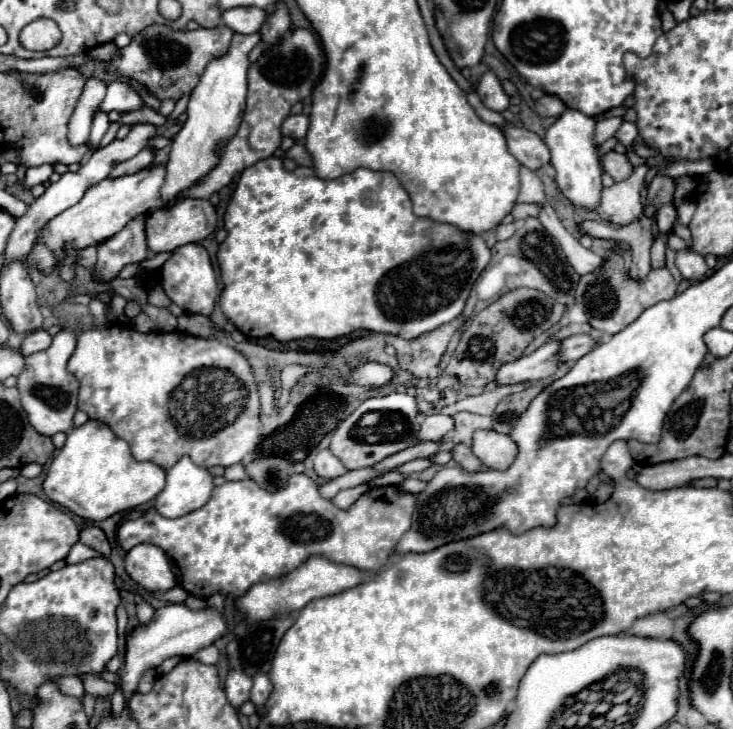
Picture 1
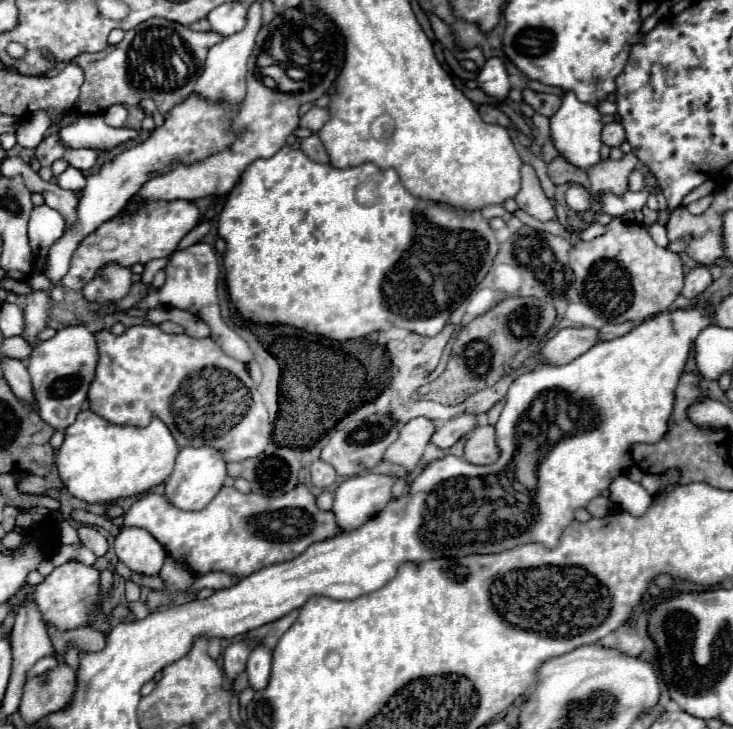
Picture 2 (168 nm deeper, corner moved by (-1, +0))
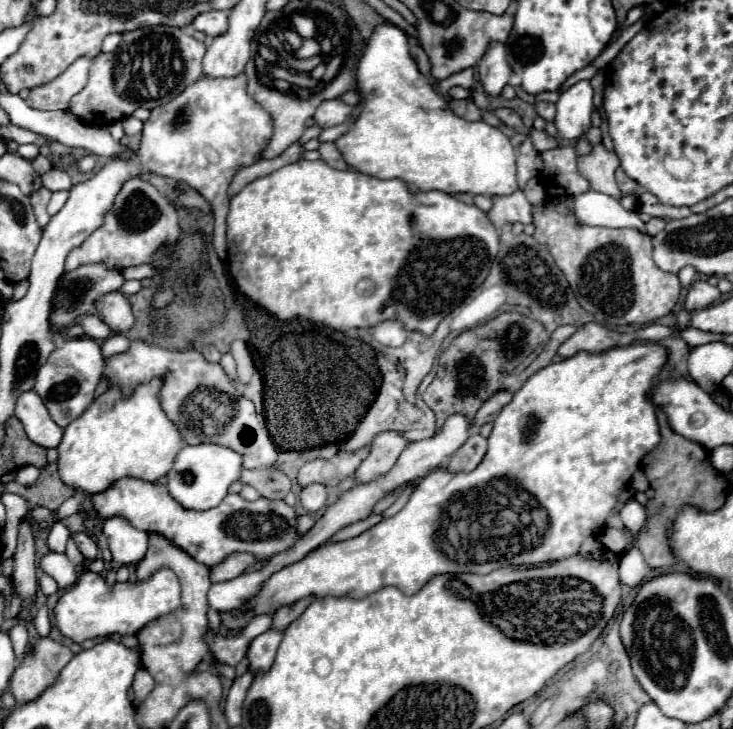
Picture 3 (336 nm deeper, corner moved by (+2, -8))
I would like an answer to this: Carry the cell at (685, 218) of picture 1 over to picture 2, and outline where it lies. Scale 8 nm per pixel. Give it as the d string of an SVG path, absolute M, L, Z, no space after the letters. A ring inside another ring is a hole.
M706 195L706 197L702 197L702 199L698 199L698 201L692 201L686 209L692 213L692 215L702 215L708 207L710 207L710 203L712 203L712 199L714 199L714 195Z

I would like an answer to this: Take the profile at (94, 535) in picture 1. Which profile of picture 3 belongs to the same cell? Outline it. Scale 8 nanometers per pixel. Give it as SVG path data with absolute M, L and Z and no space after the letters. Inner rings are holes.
M75 533L73 535L75 545L79 547L79 551L87 557L87 559L95 559L97 557L97 543L87 535L87 533Z

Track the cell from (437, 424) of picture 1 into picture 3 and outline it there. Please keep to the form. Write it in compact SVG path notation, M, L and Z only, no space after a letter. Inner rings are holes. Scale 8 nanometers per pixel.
M387 431L387 433L377 435L371 443L371 455L361 463L359 471L355 473L357 481L369 483L377 479L379 475L387 473L395 465L397 457L401 455L407 443L409 441L401 431Z

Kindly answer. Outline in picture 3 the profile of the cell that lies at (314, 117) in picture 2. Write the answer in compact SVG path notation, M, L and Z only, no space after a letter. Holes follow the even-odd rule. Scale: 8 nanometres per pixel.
M339 99L323 101L323 103L317 107L313 119L315 119L315 125L319 125L319 127L333 127L333 125L347 123L351 111L353 111L353 107L341 103Z

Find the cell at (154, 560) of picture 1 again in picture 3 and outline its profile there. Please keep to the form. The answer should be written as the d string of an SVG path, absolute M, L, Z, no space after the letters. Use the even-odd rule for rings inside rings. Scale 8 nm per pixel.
M111 517L103 525L103 533L117 565L137 565L143 561L149 547L145 531L131 527L123 517Z

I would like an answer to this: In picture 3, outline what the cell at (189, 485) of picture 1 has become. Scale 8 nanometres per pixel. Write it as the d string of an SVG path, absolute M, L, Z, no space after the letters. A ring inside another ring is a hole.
M203 443L195 447L185 445L175 459L173 469L167 473L167 489L169 495L181 507L193 511L207 511L223 501L229 485L239 479L239 471L241 471L241 455L227 447L219 447L215 443Z

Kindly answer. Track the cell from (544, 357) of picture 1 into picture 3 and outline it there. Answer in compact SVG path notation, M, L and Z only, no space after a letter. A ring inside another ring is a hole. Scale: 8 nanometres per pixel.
M587 323L585 327L579 327L575 335L571 335L557 351L559 357L567 359L573 357L579 351L591 351L591 353L601 353L607 351L615 345L619 345L621 335L615 331L605 329L603 325L597 323Z

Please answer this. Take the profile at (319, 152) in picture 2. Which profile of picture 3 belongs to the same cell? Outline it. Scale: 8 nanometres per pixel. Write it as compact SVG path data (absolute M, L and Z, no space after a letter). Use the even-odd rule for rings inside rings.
M321 143L317 151L321 155L321 161L325 161L329 167L333 167L333 169L347 169L347 163L343 161L341 153L337 151L337 147L333 143Z

